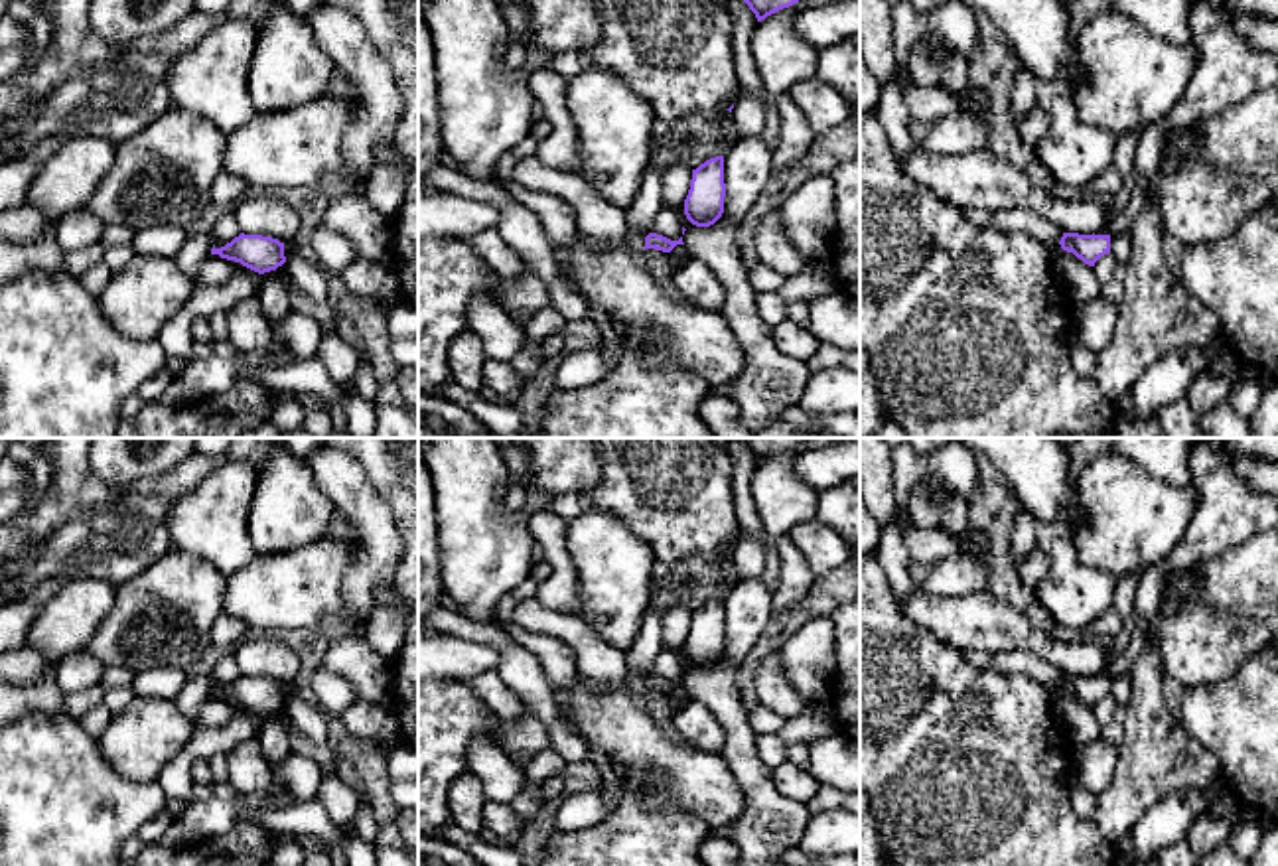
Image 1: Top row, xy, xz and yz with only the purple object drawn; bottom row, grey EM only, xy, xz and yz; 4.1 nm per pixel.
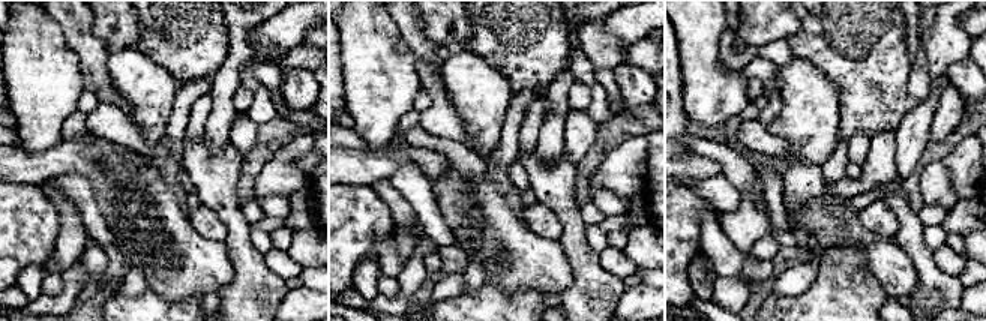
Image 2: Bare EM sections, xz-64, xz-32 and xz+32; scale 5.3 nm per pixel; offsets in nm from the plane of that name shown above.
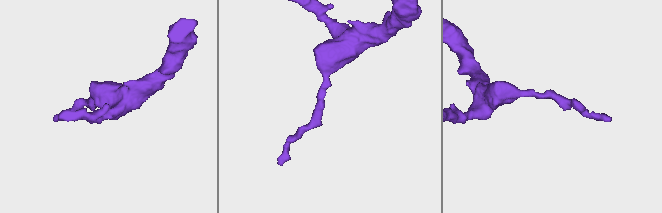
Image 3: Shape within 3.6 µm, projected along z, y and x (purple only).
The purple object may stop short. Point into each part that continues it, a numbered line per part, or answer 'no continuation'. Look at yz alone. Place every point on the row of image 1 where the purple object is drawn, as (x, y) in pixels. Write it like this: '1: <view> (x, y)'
no continuation

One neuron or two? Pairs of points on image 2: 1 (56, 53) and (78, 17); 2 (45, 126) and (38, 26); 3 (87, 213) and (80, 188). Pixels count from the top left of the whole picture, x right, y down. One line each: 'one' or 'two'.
1: two
2: one
3: one

